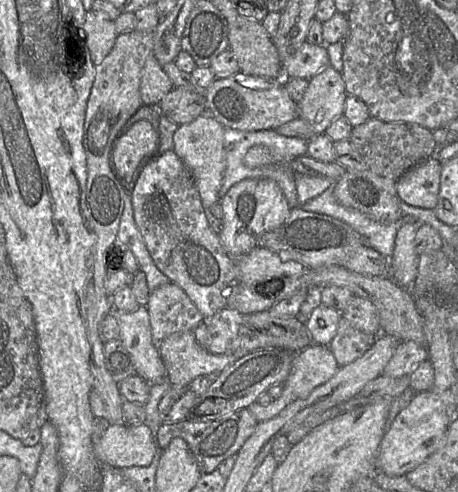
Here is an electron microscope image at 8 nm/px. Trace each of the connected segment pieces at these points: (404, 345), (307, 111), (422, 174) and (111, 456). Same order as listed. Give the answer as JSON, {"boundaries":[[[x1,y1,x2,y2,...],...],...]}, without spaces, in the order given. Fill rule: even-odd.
{"boundaries":[[[403,341,397,346,386,365,383,375,389,377,408,377,421,363,428,360,425,346,412,341]],[[330,66,308,81,308,88,297,103,298,117,306,120,317,135,324,133,336,118,344,114,348,94,342,73]],[[430,157,408,170,396,181,400,200,408,205,435,209,438,204,442,164]],[[145,424,110,425,94,442,98,462,116,469,149,466,158,450,156,439]]]}

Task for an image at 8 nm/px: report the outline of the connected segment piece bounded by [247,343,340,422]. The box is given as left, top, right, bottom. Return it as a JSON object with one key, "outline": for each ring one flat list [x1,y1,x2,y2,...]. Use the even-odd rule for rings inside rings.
{"outline":[[313,343,294,354,291,371,284,383,280,398,268,406,253,403,247,409,258,422,267,421,277,416,295,400,307,398,316,387,330,380,339,368,327,346]]}

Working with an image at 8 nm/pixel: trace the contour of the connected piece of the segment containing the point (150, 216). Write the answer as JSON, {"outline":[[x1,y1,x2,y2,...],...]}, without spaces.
{"outline":[[174,150,163,152,158,159,146,163,130,195,136,226,157,268,186,293,205,319,228,307,230,297,239,291,234,259,224,248,220,235,210,227,191,173]]}

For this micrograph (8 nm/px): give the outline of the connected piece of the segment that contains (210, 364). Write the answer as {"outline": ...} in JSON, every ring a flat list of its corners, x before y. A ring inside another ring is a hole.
{"outline":[[192,331,177,332,162,341,158,348,172,387,187,388,198,376,221,373,235,359,232,354,214,354,196,340]]}

